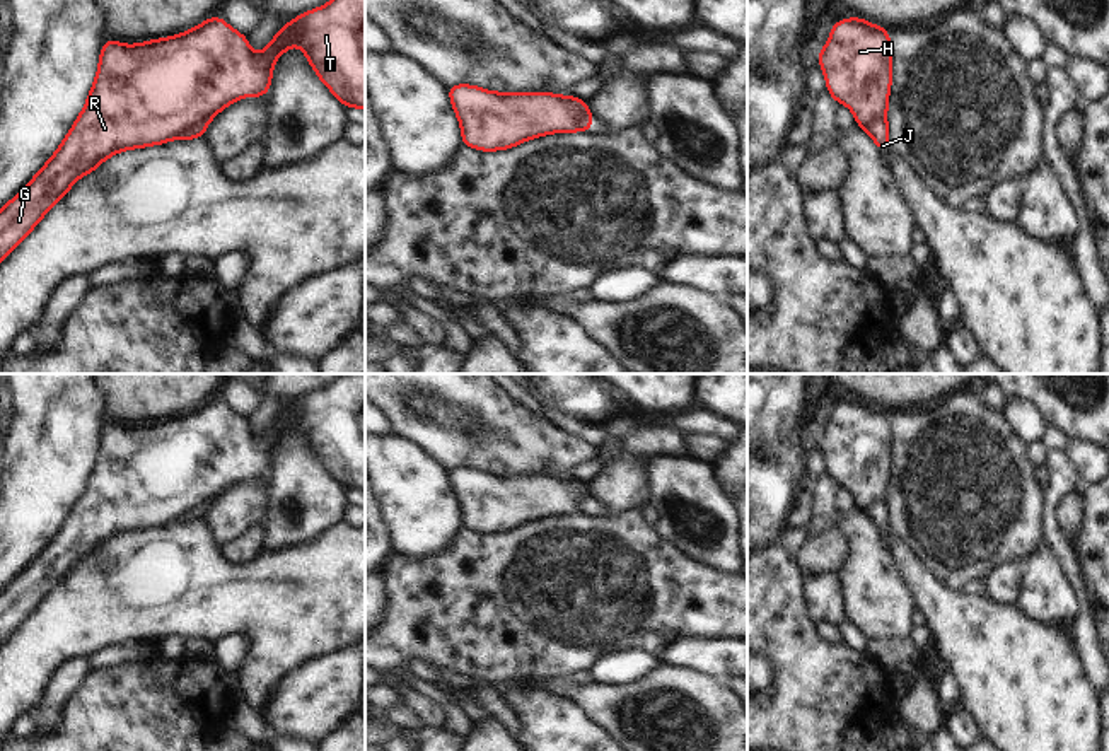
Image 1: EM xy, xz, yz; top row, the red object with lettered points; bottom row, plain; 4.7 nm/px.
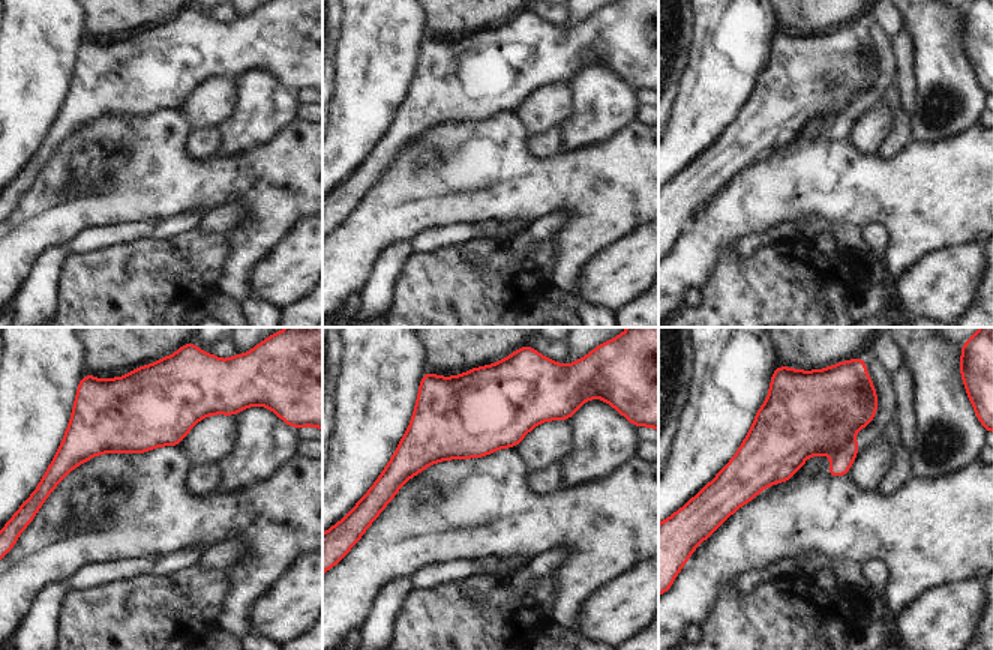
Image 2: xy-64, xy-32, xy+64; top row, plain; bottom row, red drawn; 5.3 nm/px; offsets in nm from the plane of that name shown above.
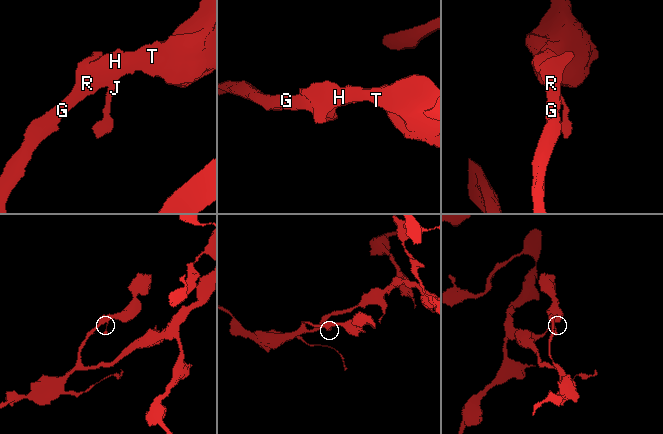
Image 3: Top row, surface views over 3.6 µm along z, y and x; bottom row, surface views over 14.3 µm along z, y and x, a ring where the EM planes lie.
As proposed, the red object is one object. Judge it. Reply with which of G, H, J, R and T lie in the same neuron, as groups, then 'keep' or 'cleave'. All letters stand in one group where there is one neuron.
G H R T / J | cleave

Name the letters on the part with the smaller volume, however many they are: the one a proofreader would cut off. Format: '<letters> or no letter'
J

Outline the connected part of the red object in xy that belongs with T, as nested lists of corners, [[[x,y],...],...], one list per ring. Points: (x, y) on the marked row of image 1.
[[[331,0],[307,10],[283,26],[258,55],[251,49],[247,36],[232,29],[220,15],[183,34],[133,46],[106,39],[96,80],[72,130],[39,172],[0,208],[0,263],[77,179],[94,172],[111,155],[176,140],[193,125],[215,118],[241,97],[266,96],[276,58],[293,43],[345,108],[365,111],[365,0]]]

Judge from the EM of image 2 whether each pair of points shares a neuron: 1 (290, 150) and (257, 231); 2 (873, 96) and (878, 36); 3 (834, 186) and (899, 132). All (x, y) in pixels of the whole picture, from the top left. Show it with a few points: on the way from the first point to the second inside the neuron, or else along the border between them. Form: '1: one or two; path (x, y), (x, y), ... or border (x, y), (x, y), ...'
1: one; path (290, 170), (290, 174), (278, 186), (273, 212)
2: one; path (884, 81), (882, 51)
3: two; border (909, 141), (890, 158), (876, 155)

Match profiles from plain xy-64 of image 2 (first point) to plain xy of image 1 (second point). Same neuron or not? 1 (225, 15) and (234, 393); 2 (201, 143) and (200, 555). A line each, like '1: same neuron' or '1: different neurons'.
1: same neuron
2: different neurons

